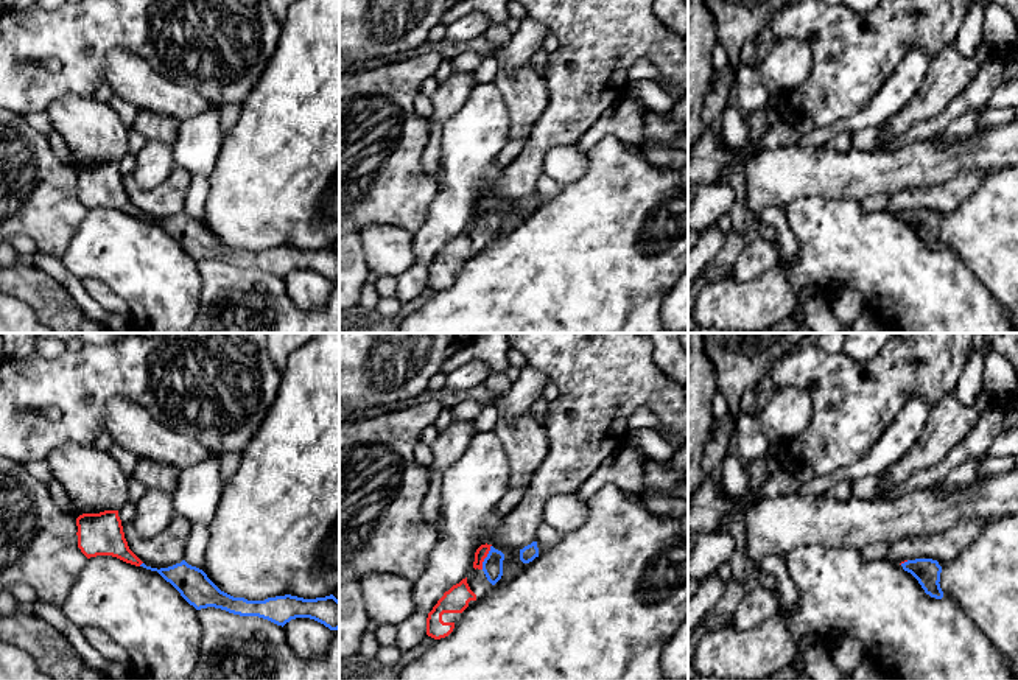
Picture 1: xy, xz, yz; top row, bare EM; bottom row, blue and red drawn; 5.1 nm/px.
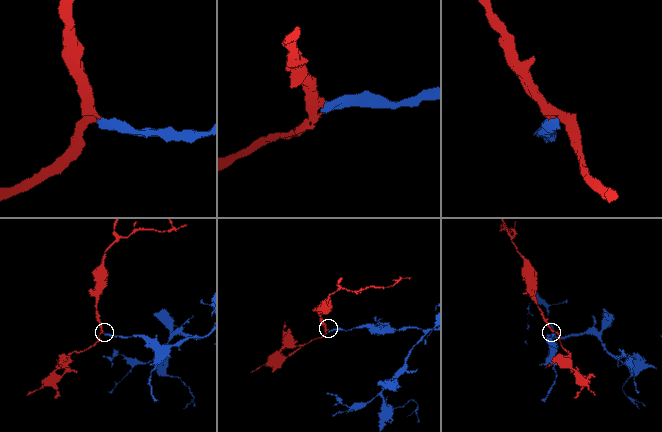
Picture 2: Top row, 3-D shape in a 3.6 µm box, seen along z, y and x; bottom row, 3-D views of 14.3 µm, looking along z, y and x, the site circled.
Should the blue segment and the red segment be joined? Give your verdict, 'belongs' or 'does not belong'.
belongs

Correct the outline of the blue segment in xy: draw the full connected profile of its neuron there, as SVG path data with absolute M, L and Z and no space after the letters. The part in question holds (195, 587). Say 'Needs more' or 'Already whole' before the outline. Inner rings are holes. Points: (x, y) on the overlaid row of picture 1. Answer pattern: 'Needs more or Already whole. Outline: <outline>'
Needs more. Outline: M118 510L82 514L76 518L78 548L90 559L112 556L126 563L157 571L196 610L215 607L240 616L258 616L277 626L296 618L314 619L330 630L339 629L339 601L325 598L304 599L291 594L247 601L221 591L207 574L185 560L168 568L146 566L128 546Z

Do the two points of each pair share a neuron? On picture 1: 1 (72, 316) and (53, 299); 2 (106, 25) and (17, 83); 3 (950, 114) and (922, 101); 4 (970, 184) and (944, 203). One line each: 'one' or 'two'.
1: one
2: one
3: two
4: one

